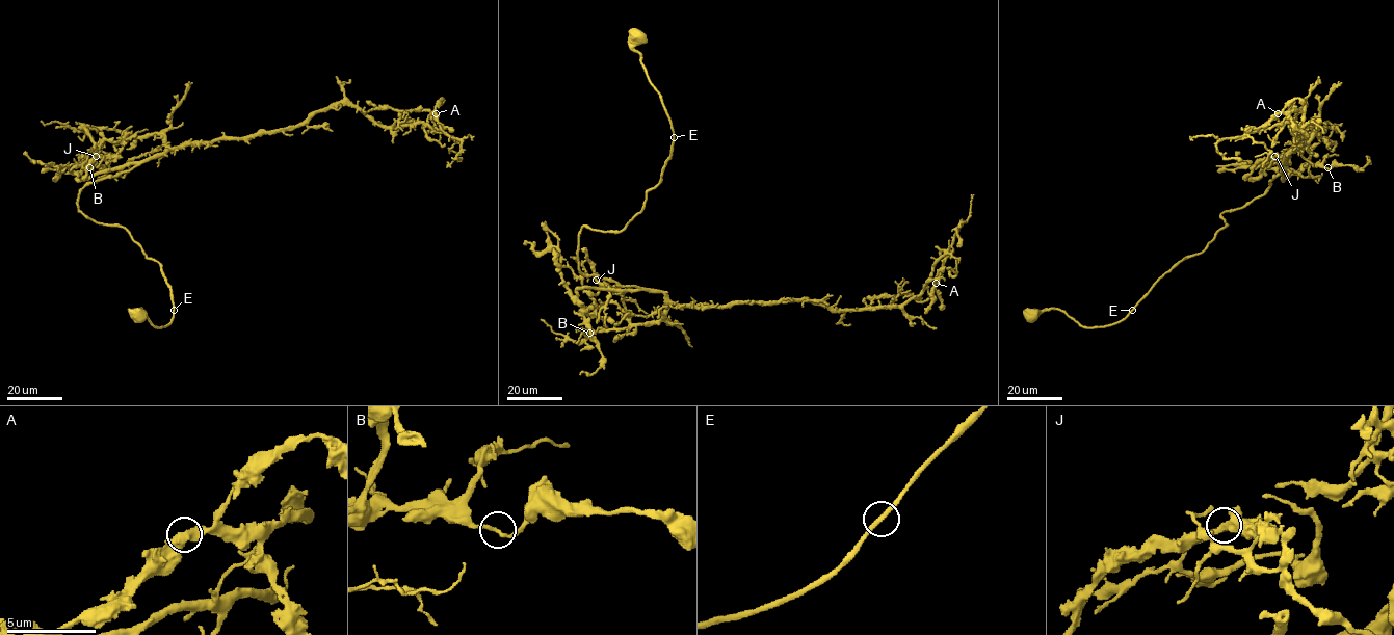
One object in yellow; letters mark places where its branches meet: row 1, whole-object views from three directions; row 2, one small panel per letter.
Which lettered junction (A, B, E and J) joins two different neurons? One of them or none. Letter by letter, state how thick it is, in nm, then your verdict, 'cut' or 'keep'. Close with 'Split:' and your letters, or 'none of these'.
A: 440 nm | keep
B: 240 nm | keep
E: 240 nm | keep
J: 400 nm | keep
Split: none of these

